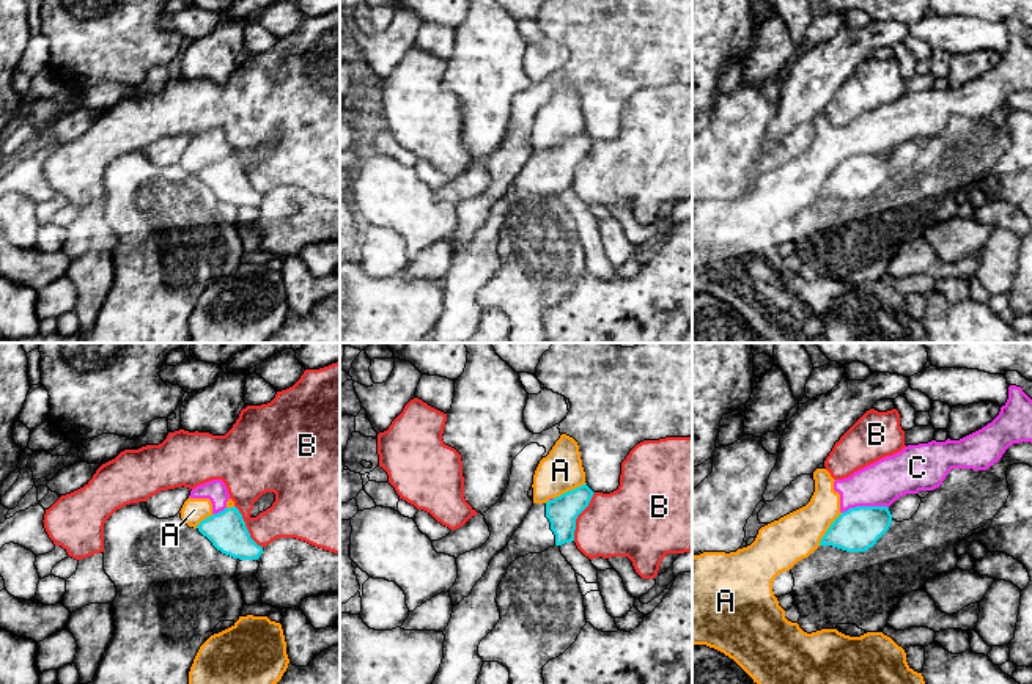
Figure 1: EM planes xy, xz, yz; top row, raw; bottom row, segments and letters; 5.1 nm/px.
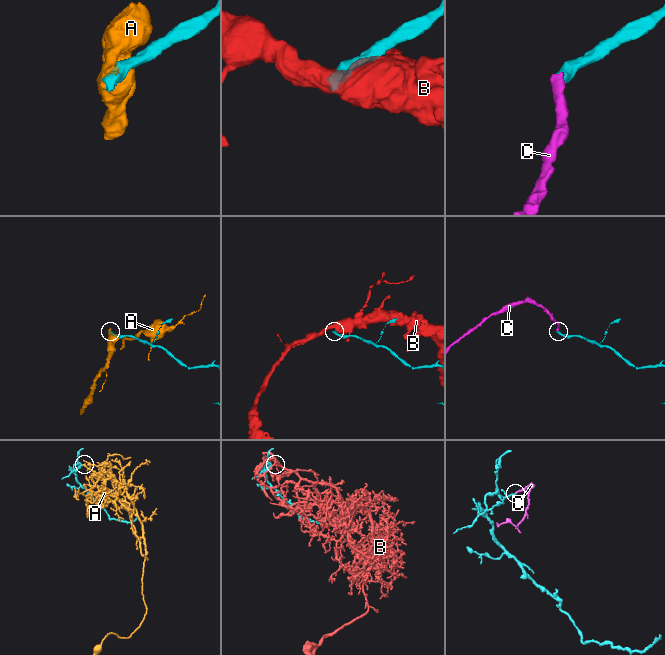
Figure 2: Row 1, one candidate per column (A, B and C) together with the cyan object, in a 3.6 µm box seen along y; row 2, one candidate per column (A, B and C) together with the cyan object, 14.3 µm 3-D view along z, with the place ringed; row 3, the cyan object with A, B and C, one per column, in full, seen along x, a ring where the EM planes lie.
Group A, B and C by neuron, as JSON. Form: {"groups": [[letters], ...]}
{"groups": [["A", "C"], ["B"]]}

